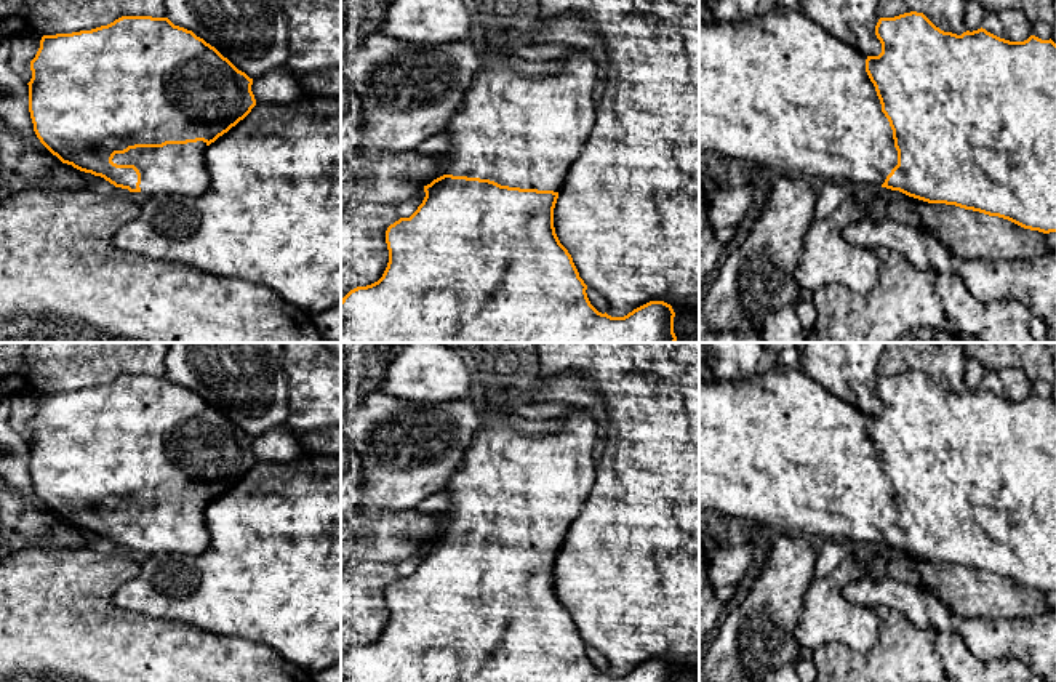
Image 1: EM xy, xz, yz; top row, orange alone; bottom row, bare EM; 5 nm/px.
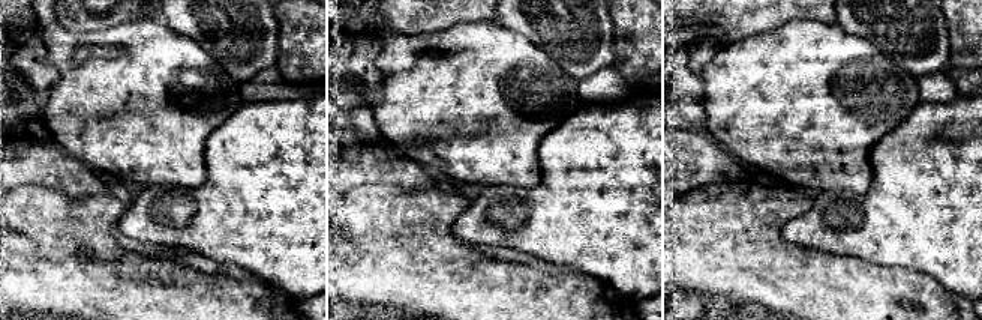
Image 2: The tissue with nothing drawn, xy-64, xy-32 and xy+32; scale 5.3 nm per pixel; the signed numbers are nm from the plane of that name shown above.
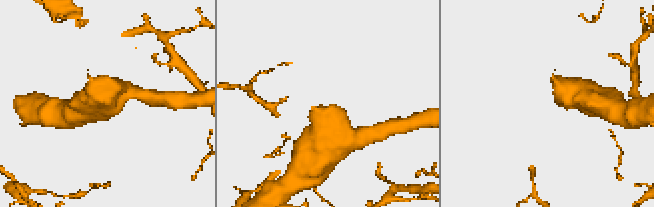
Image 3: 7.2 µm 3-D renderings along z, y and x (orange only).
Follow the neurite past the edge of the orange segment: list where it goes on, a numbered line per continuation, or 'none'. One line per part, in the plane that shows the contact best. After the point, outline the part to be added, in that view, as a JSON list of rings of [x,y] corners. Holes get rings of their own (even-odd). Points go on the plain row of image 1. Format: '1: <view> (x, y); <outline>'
1: xy (175, 527); [[[206,501],[136,506],[115,512],[117,524],[134,524],[141,532],[141,551],[198,556],[210,544],[205,520]]]

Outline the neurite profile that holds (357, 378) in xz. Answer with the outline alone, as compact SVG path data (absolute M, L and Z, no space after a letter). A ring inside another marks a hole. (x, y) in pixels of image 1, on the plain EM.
M350 343L341 351L341 424L365 395L381 389L398 351L394 343Z

